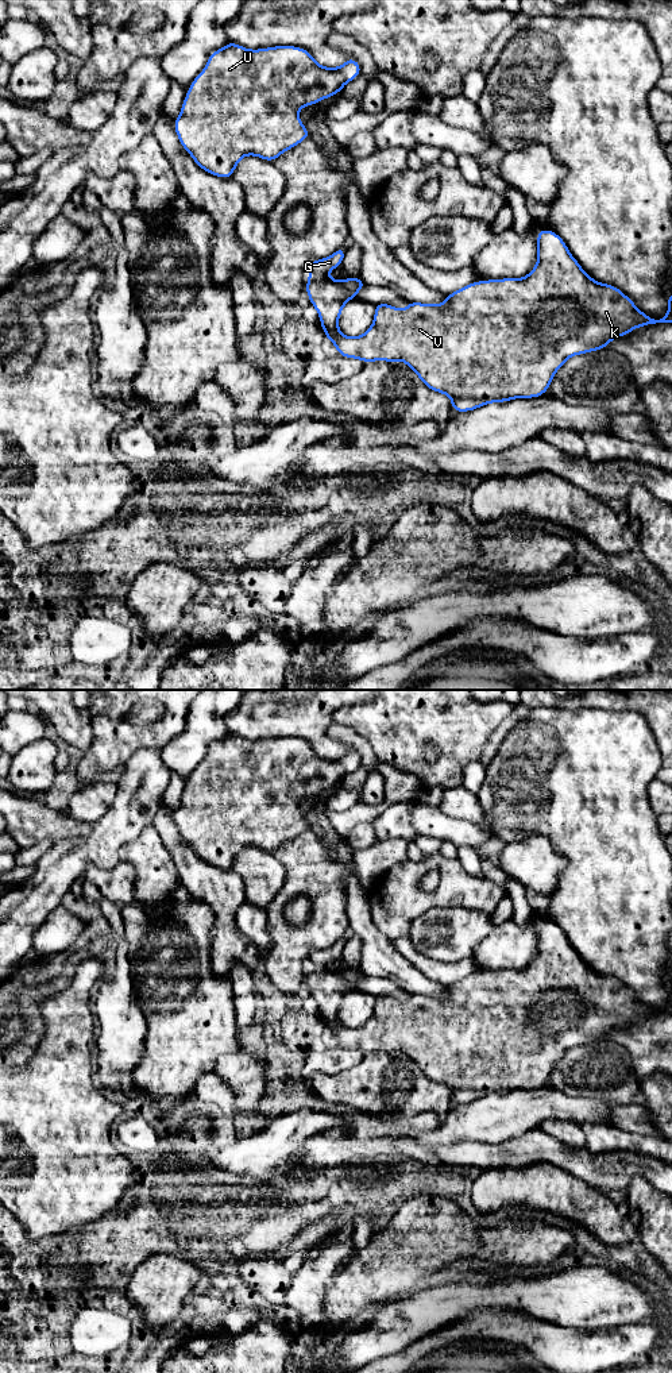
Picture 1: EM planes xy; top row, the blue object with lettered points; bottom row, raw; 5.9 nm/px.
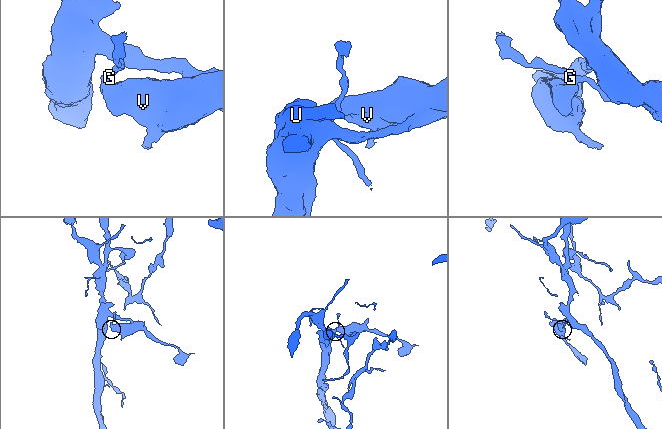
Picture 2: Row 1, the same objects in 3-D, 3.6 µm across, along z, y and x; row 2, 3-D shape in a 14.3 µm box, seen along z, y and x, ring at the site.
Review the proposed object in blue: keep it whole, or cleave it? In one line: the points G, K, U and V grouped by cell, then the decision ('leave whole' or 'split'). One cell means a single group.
groups G / K U V; split

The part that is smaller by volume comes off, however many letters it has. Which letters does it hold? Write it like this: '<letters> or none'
G

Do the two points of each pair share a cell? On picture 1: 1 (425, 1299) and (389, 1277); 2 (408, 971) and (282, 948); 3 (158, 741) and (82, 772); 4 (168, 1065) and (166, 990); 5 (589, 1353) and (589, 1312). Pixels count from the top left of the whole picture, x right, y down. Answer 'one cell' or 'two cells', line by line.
1: two cells
2: two cells
3: one cell
4: one cell
5: two cells

